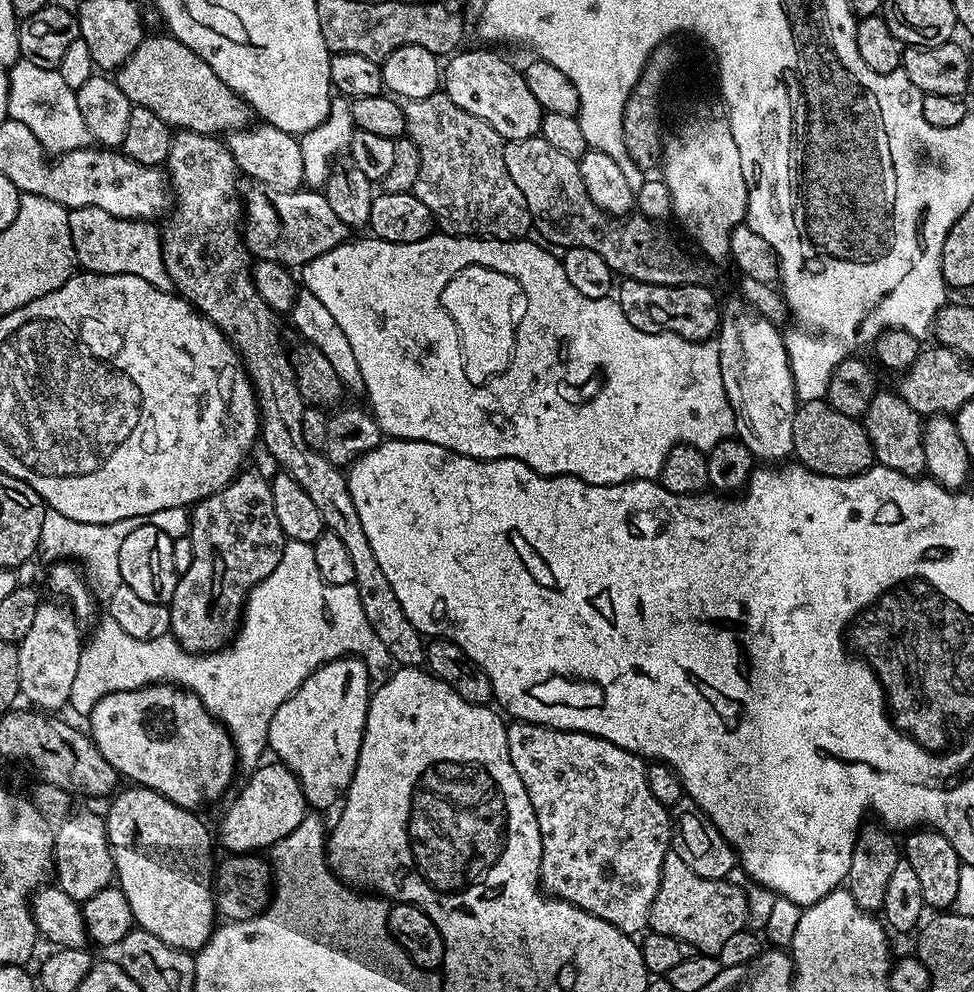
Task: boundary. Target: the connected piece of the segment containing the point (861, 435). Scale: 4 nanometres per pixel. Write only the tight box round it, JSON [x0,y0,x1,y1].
[794,399,876,478]

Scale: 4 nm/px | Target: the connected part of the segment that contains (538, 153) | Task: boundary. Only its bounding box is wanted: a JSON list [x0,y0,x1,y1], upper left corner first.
[504,135,713,286]

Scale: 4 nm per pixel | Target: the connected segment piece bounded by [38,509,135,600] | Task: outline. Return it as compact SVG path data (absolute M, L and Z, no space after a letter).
M47 509L42 520L42 532L39 535L39 555L41 558L43 556L48 564L67 560L82 560L85 563L82 563L82 566L93 595L97 599L107 600L118 590L118 586L123 584L118 553L122 548L123 539L131 531L135 531L132 524L128 524L128 528L124 528L124 524L128 524L126 519L104 524L76 522L66 518L64 514L60 514L58 511Z

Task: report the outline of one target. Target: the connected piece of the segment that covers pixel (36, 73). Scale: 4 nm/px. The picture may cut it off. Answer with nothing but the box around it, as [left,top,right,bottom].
[6,58,93,154]

